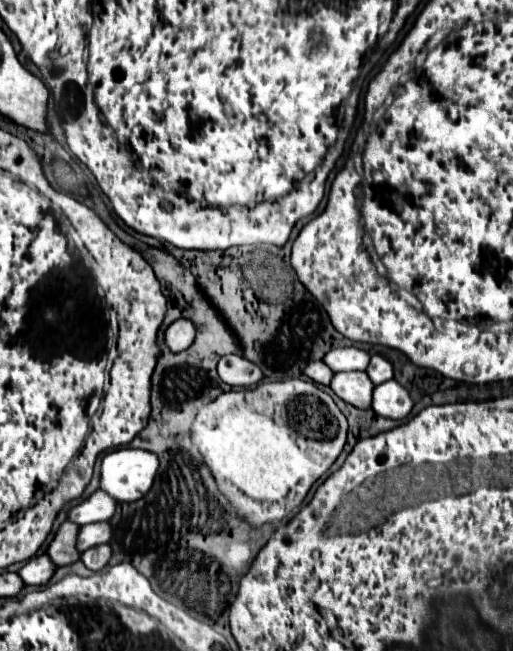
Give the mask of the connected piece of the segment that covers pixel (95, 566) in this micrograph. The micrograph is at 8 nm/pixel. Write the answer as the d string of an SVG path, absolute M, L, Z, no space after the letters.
M104 544L104 546L96 546L96 548L86 550L82 554L82 562L86 564L86 568L90 568L94 572L100 572L108 566L110 556L112 556L112 548L108 544Z

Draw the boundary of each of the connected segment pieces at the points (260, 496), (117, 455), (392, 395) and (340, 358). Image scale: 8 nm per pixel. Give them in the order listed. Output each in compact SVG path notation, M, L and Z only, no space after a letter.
M300 378L267 381L254 390L230 390L214 402L202 406L196 416L192 442L200 448L206 464L210 466L220 490L230 498L232 506L252 526L262 526L272 520L282 520L302 504L312 484L334 464L340 456L348 434L348 422L332 396L312 382Z
M120 448L108 452L102 460L100 488L118 502L140 500L152 488L158 466L158 456L148 450Z
M388 380L374 388L372 408L376 410L376 414L384 414L384 418L404 420L410 414L412 406L414 406L414 402L412 402L408 390L404 386L400 386L396 380Z
M348 346L348 348L332 348L326 356L324 362L330 366L332 372L350 372L350 370L366 370L370 362L370 354Z

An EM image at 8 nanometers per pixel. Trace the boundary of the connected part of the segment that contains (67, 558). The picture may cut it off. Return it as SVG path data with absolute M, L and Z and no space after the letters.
M66 520L58 532L56 538L52 540L52 544L48 546L48 556L52 558L54 564L58 566L66 566L66 564L74 564L80 560L80 552L76 548L76 536L78 536L80 526Z

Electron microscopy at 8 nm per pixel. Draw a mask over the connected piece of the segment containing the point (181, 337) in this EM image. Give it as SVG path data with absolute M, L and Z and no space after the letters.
M186 318L176 320L166 330L166 344L172 352L182 352L182 350L190 348L194 338L196 338L196 326Z

